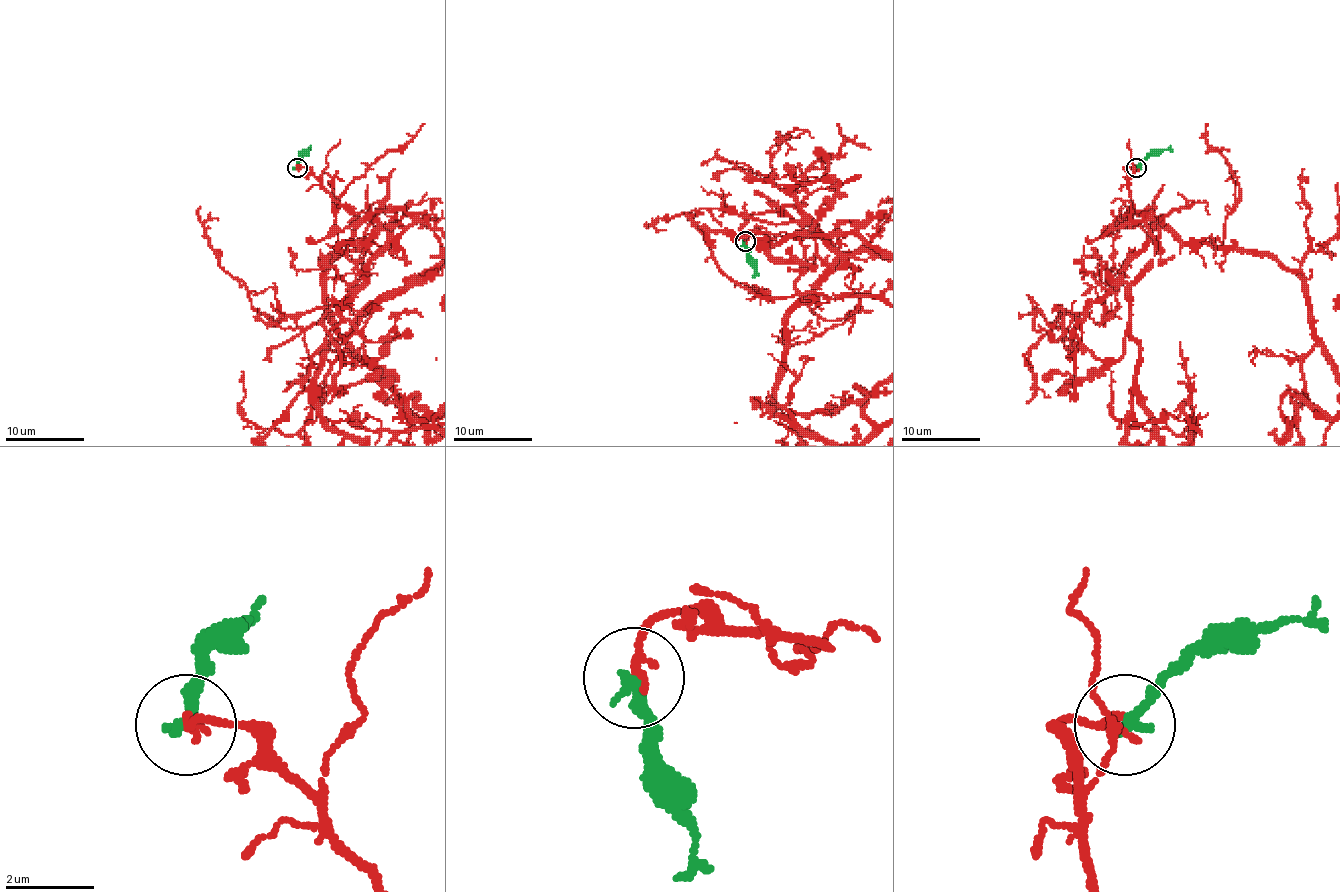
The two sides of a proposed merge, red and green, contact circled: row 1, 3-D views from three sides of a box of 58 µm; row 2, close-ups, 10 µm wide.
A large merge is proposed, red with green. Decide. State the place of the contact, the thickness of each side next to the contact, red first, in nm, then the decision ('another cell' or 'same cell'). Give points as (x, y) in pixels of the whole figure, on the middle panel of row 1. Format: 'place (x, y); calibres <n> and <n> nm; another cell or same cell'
place (745, 241); calibres 200 and 280 nm; another cell

